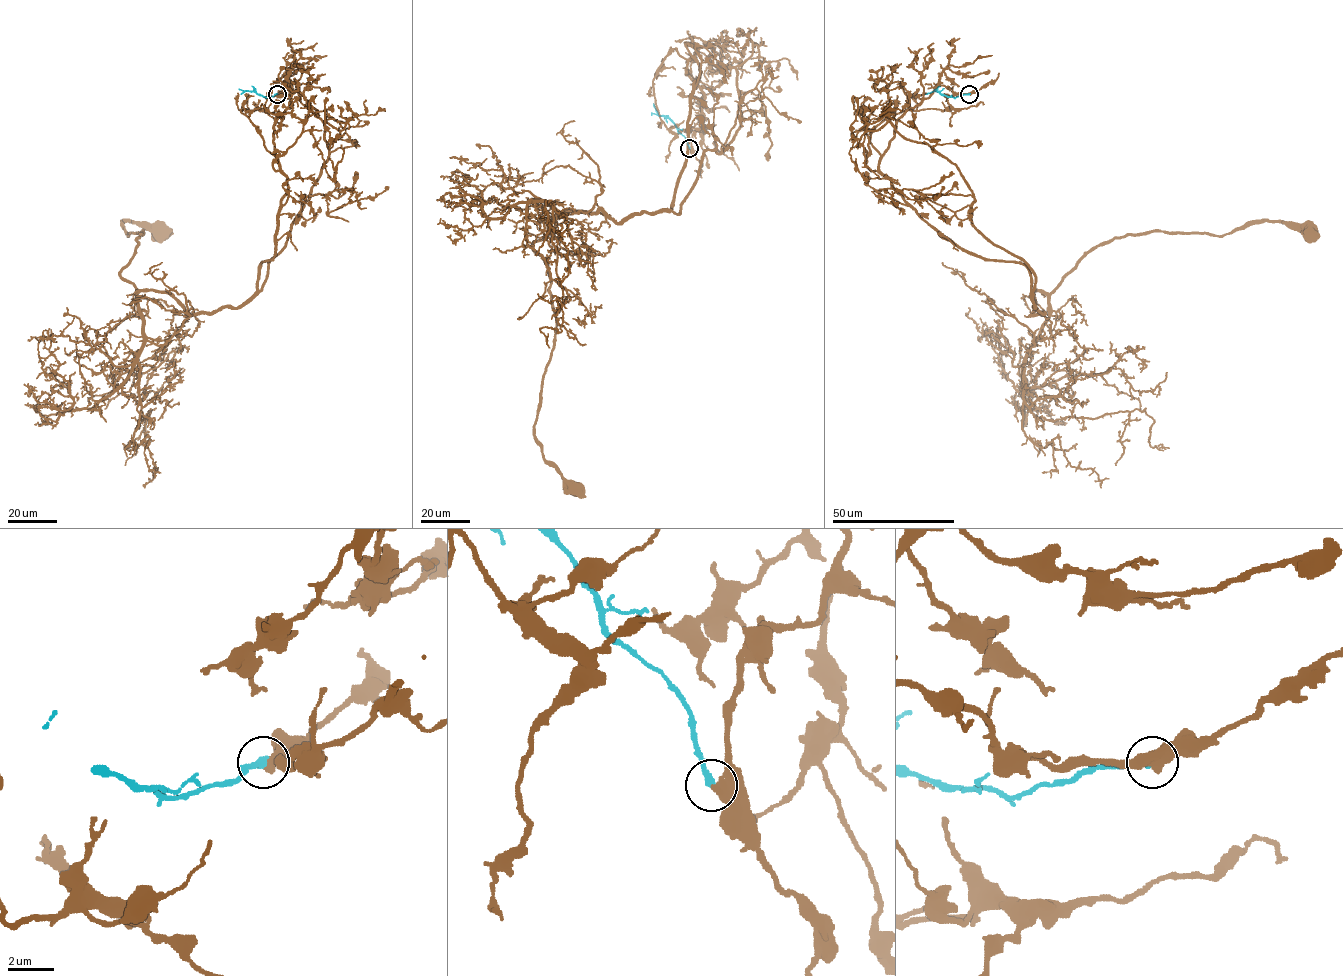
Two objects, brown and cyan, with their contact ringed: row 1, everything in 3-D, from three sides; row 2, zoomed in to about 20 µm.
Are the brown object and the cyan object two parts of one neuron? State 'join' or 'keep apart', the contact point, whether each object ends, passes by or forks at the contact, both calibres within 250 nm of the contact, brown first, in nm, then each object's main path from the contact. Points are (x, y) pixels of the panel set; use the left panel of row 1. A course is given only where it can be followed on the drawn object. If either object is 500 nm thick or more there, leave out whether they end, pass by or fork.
keep apart; place (277, 94); brown passes by; cyan ends; calibres 480 and 320 nm; course brown (276, 93), (257, 291), (188, 315), (136, 293), (122, 223), (161, 232); course cyan (276, 93), (266, 97), (245, 90), (241, 94)

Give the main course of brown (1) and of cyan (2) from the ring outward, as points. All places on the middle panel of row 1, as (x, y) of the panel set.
1: (689, 148), (704, 120), (693, 57), (670, 209), (560, 212), (532, 245), (556, 323), (535, 437), (573, 488)
2: (689, 148), (686, 139), (667, 117), (658, 114), (653, 103)

